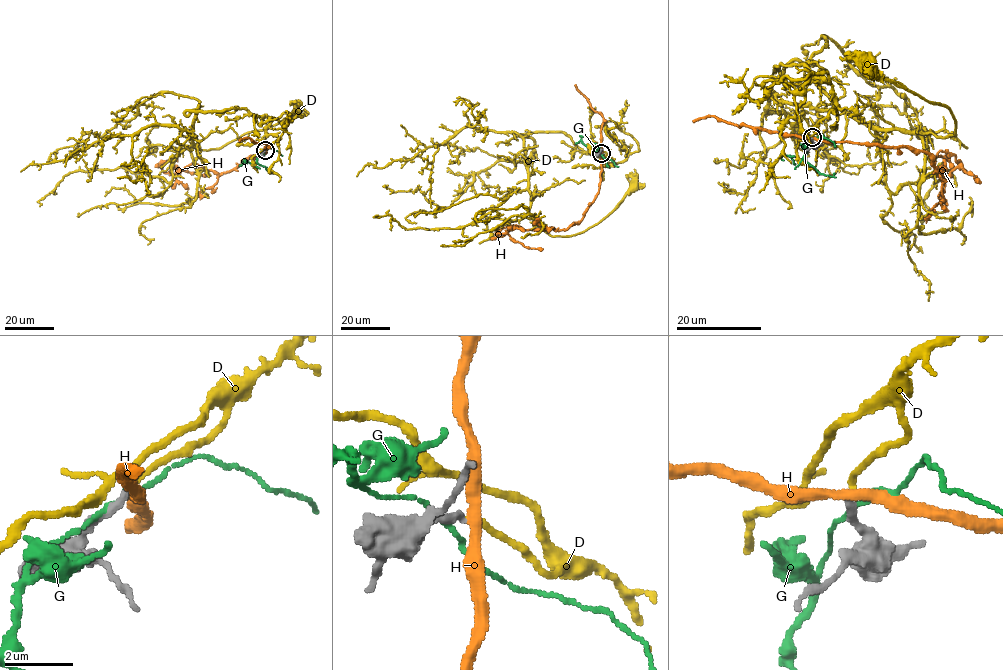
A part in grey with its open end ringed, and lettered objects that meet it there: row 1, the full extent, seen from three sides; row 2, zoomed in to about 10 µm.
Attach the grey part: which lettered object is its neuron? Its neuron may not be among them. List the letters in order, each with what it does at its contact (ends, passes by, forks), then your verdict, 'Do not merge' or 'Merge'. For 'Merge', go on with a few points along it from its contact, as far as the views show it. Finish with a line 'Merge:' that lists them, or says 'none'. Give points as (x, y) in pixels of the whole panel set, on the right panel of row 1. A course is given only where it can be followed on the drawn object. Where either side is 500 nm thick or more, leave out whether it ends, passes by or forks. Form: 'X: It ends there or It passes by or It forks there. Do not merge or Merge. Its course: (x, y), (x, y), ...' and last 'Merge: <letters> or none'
D: It passes by. Merge. Its course: (812, 137), (833, 87), (777, 65), (781, 78), (798, 60), (865, 122), (955, 134), (945, 105), (867, 67)
G: It passes by. Do not merge
H: It passes by. Do not merge
Merge: D

